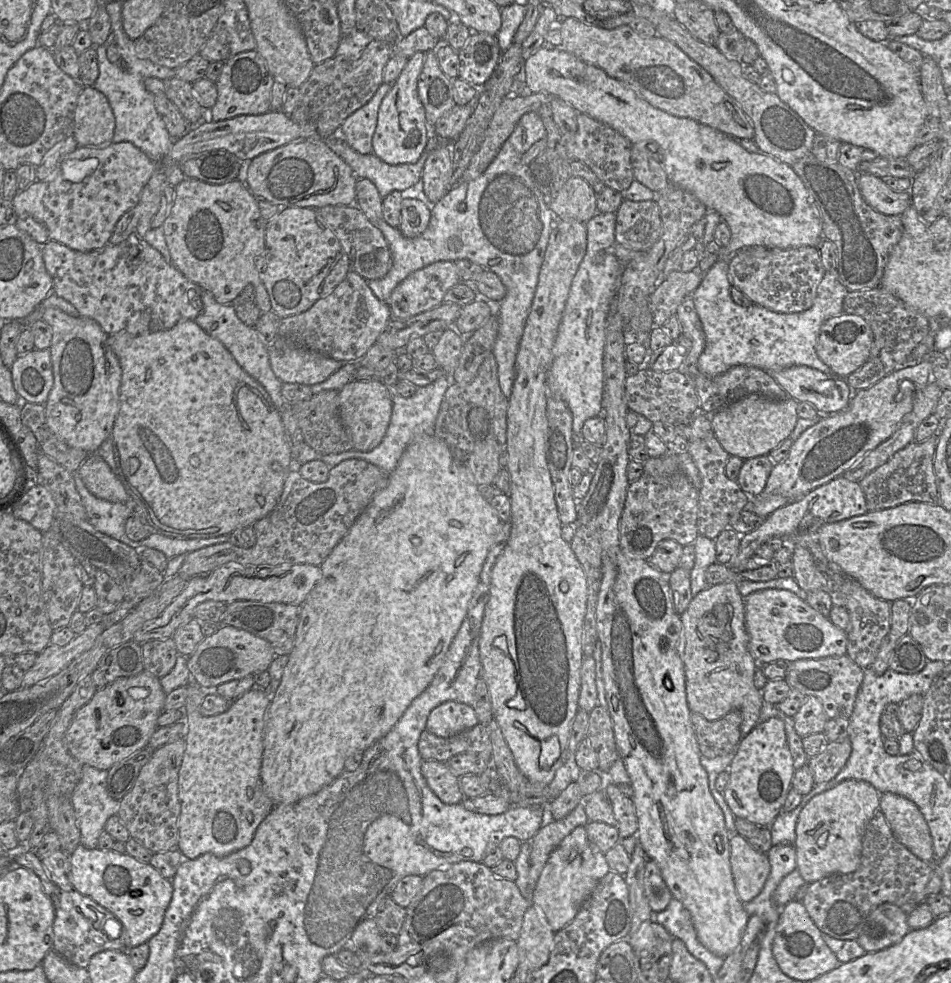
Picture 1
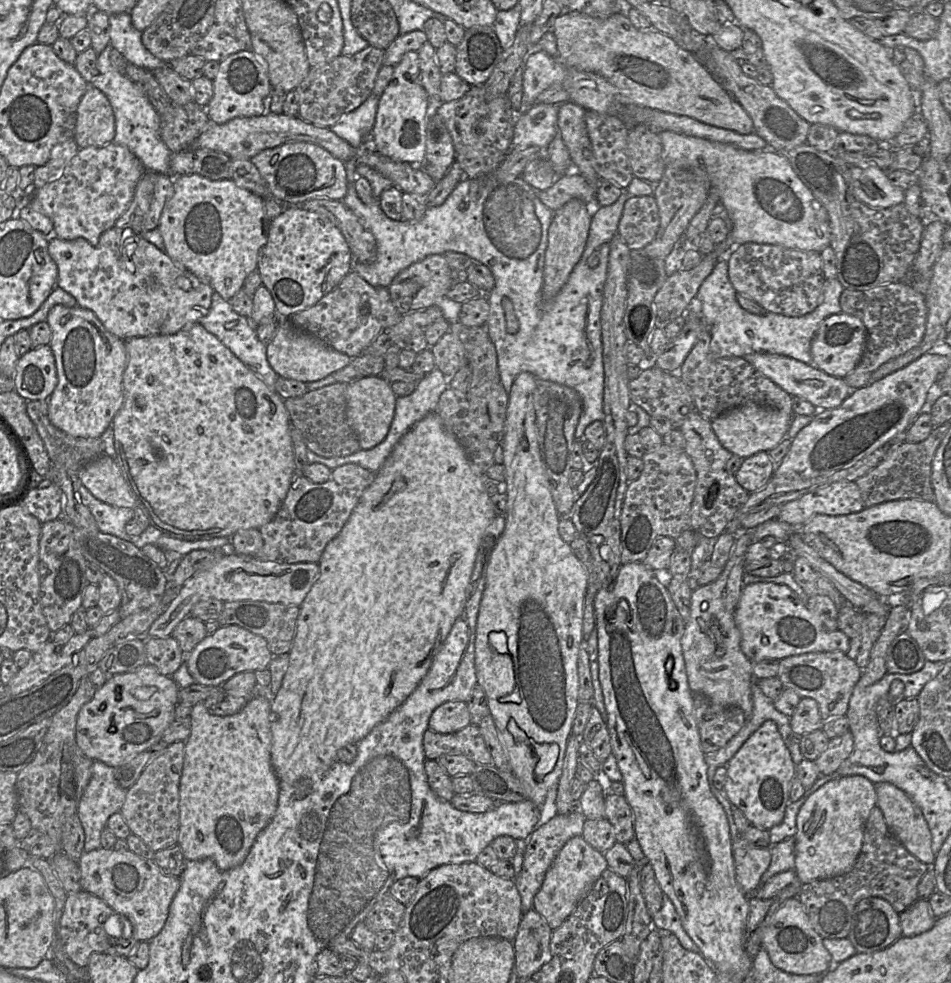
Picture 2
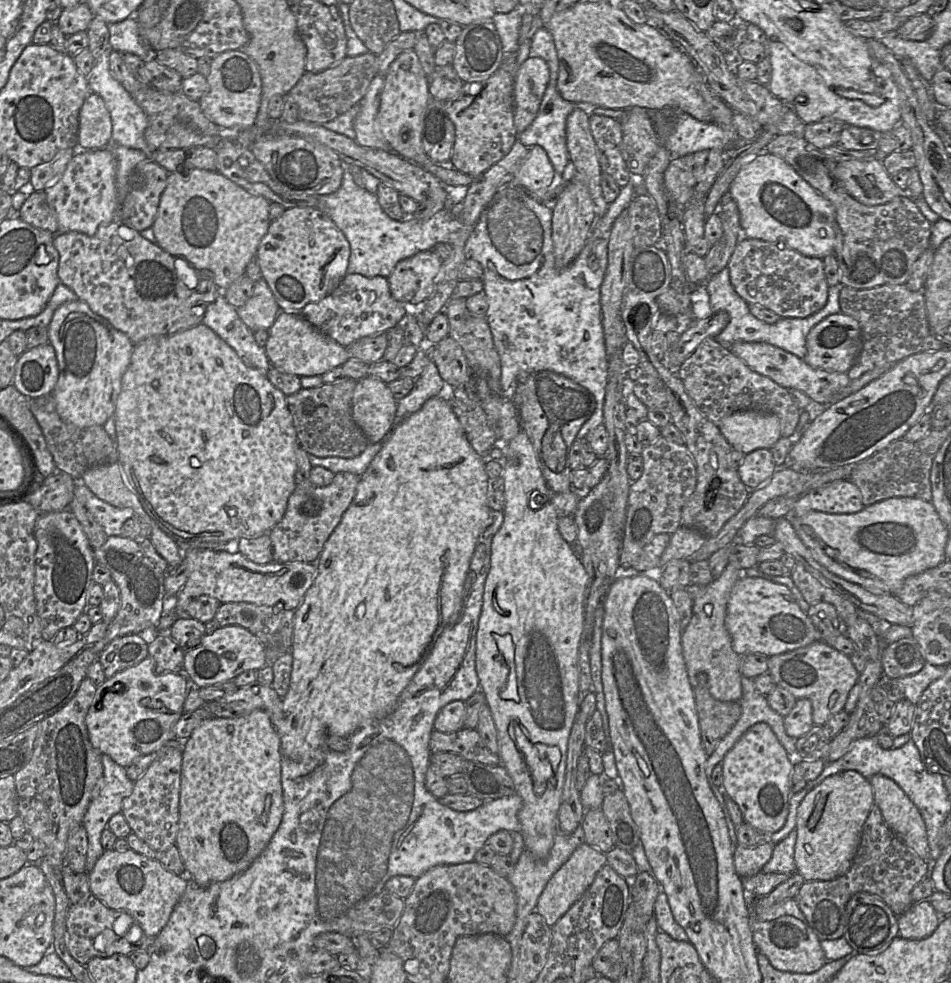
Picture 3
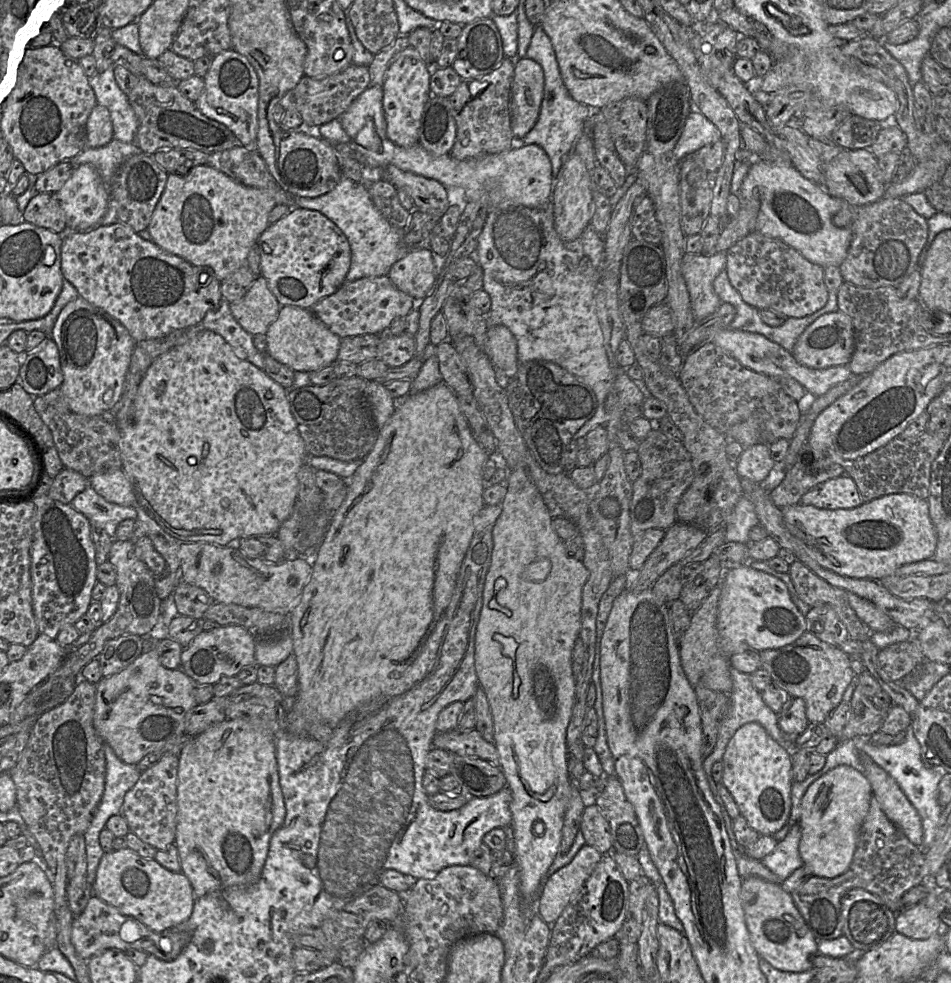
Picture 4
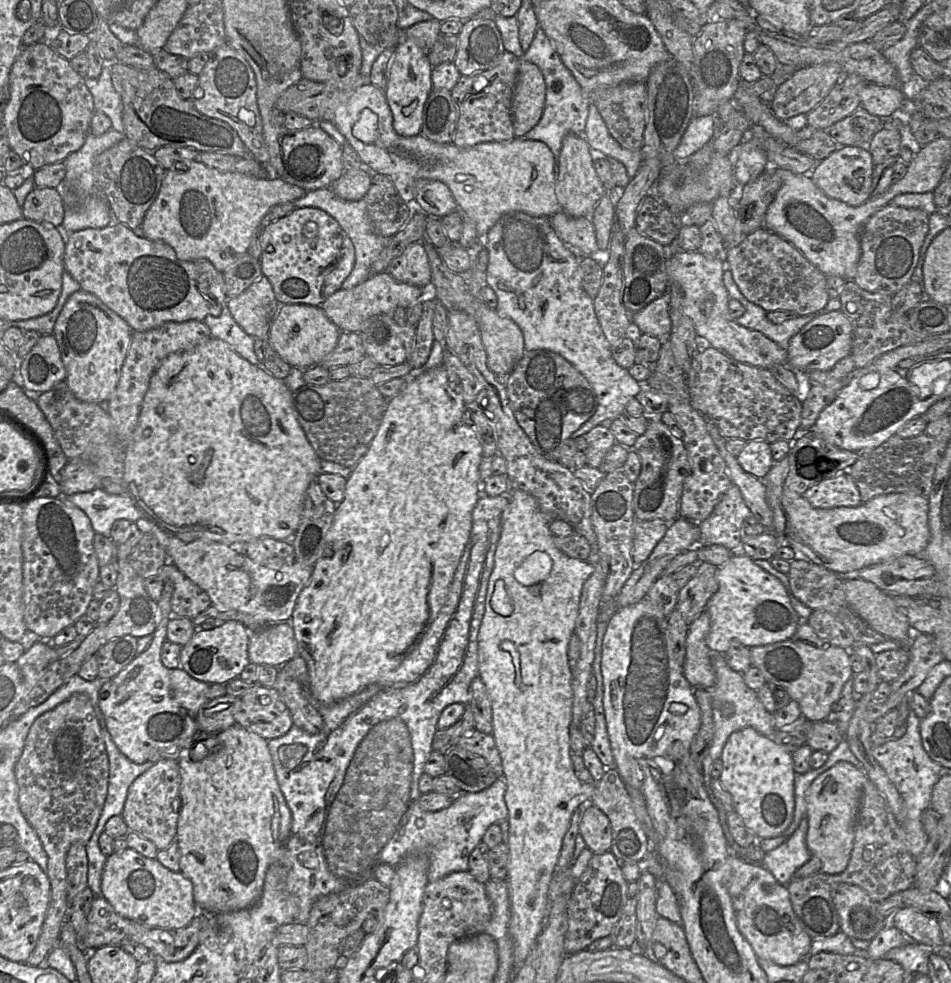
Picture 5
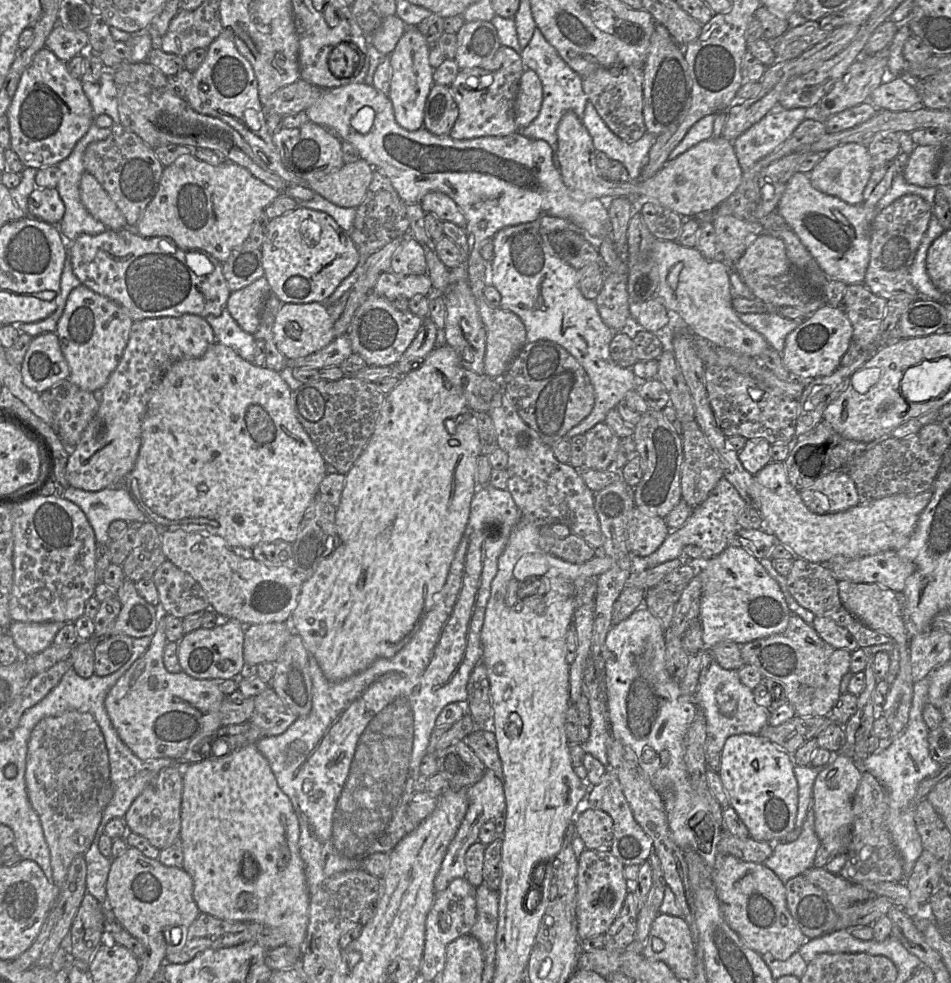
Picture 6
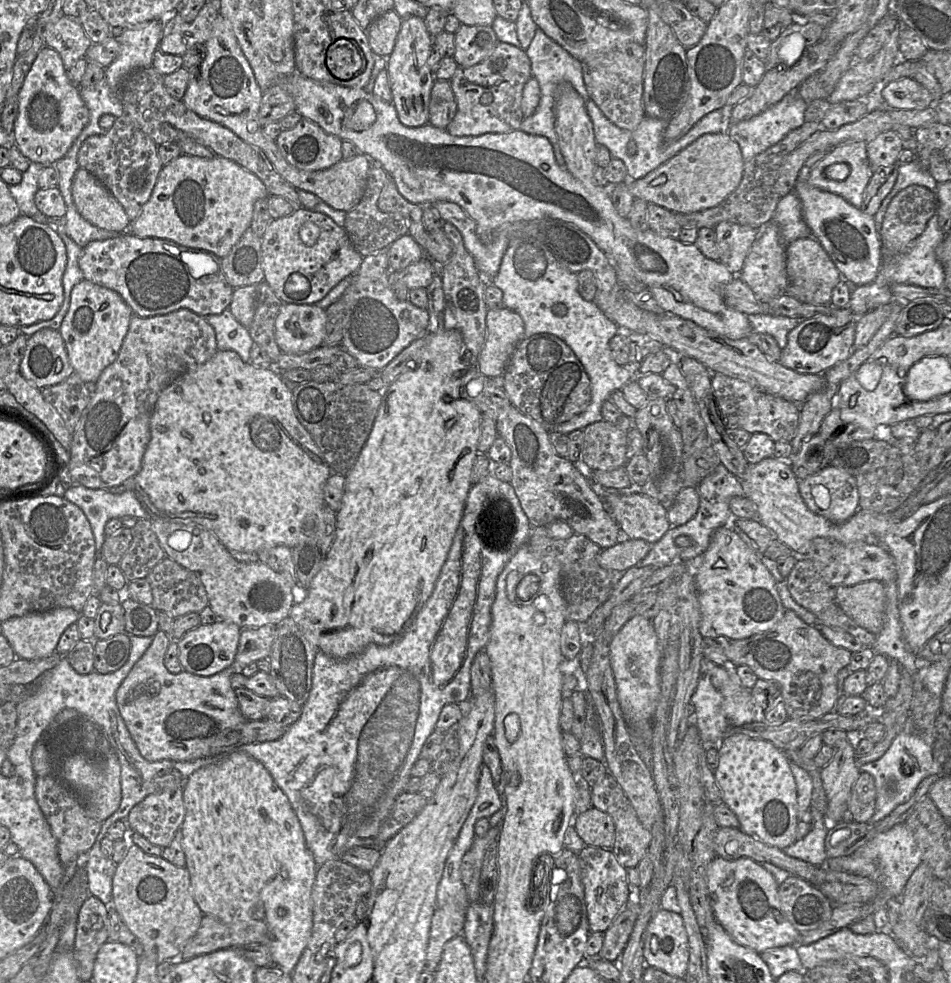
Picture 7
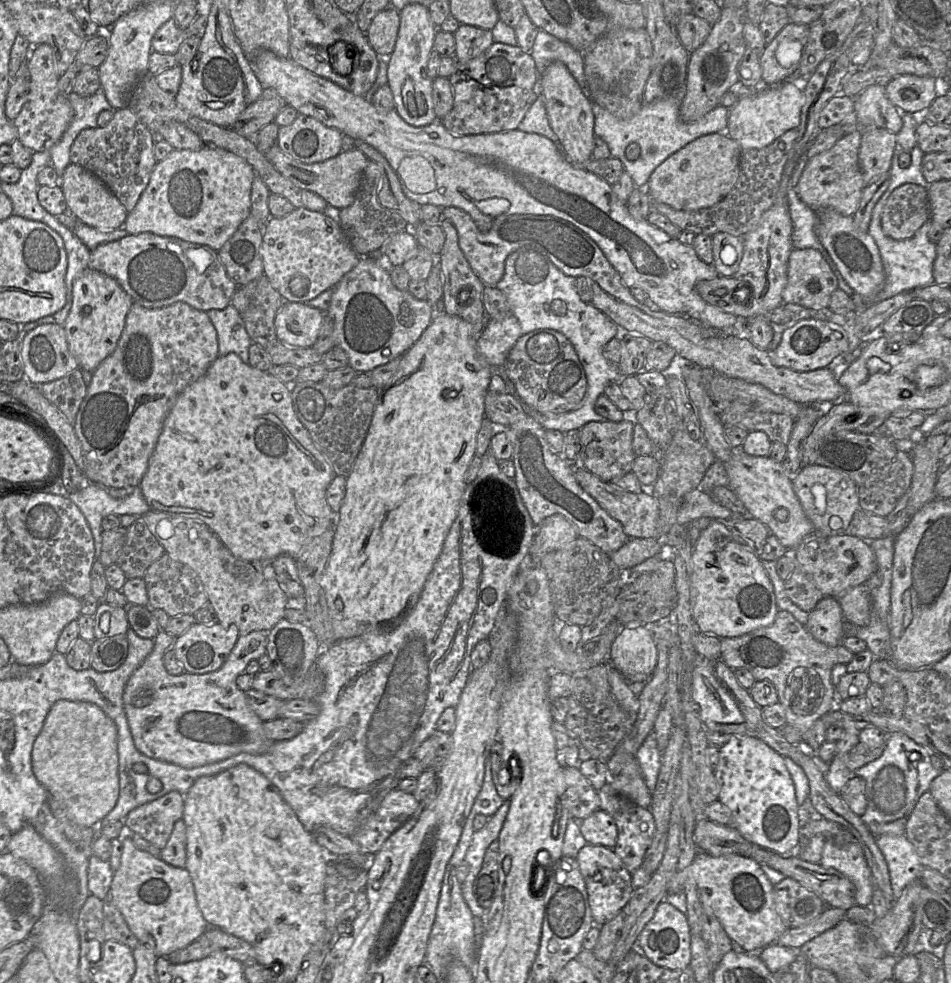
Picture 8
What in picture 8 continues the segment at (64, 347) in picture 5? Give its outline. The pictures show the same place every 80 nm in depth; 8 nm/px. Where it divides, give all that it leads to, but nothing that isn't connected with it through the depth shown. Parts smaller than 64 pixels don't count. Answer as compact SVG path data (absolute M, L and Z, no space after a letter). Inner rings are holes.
M90 268L74 281L72 294L72 307L63 325L69 351L79 369L93 372L115 350L133 300L115 279Z

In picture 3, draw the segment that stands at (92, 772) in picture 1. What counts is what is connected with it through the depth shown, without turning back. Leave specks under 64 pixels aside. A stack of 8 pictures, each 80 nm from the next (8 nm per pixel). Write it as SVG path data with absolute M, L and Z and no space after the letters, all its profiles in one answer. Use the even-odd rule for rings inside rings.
M102 754L101 758L103 786L91 800L82 823L88 836L86 873L93 870L104 853L101 844L102 832L112 816L122 813L123 800L132 793L135 783L127 777L125 767L106 754Z

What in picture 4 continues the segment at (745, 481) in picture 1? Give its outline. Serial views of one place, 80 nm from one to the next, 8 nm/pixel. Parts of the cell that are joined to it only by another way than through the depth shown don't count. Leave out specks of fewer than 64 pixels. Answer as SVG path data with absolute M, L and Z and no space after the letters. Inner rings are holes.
M757 443L744 447L736 464L736 471L741 478L749 479L754 483L763 483L775 467L770 449L766 443Z

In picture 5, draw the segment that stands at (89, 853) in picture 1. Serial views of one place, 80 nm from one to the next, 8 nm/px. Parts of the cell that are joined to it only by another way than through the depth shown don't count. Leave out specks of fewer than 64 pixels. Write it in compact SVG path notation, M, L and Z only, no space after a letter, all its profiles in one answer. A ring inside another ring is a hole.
M130 847L107 856L101 890L116 913L151 928L184 928L200 910L194 900L191 880L180 871L169 870L156 858L147 858Z

